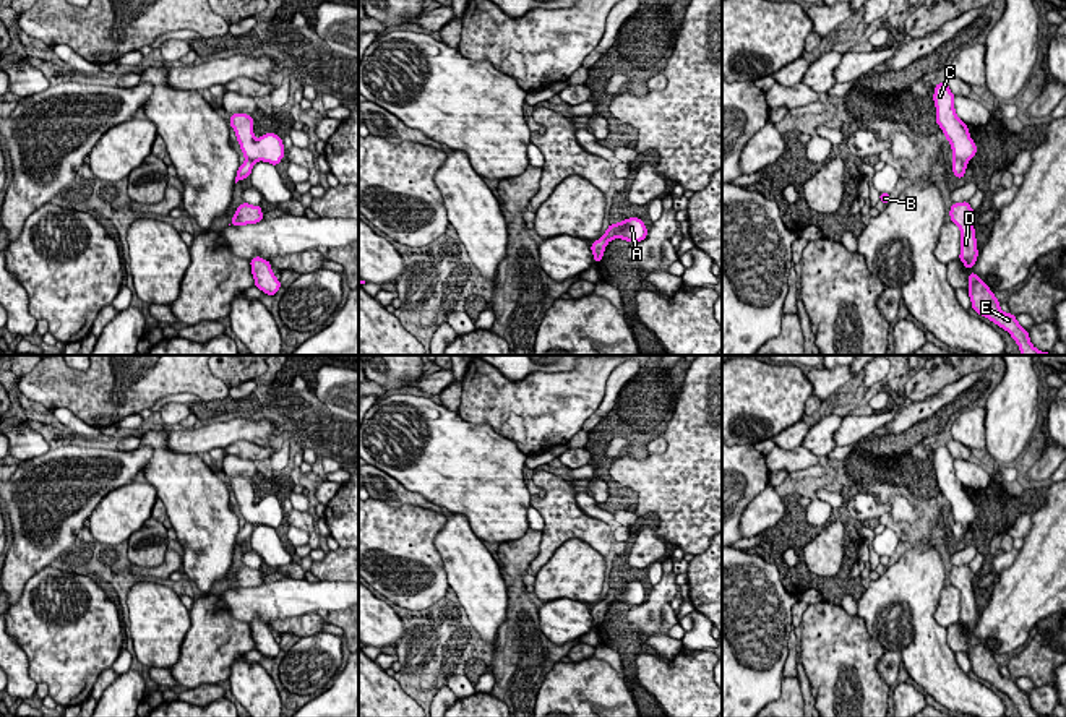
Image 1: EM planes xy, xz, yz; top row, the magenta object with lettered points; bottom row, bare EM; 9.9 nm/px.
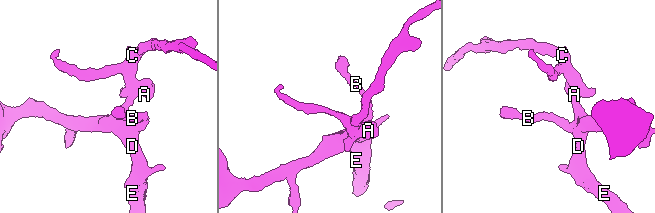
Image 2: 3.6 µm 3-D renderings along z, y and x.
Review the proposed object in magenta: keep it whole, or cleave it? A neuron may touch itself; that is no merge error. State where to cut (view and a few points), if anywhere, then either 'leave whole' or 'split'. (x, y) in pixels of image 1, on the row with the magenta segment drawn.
cut in yz along (954, 158), (966, 164); split

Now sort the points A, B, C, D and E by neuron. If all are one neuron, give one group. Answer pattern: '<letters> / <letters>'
A C / B D E

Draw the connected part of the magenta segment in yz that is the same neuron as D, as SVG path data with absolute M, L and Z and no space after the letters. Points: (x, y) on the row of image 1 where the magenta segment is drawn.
M969 201L954 203L951 206L949 216L951 222L954 222L961 229L961 255L959 260L964 263L967 269L970 269L978 256L977 238L974 229L974 209Z

